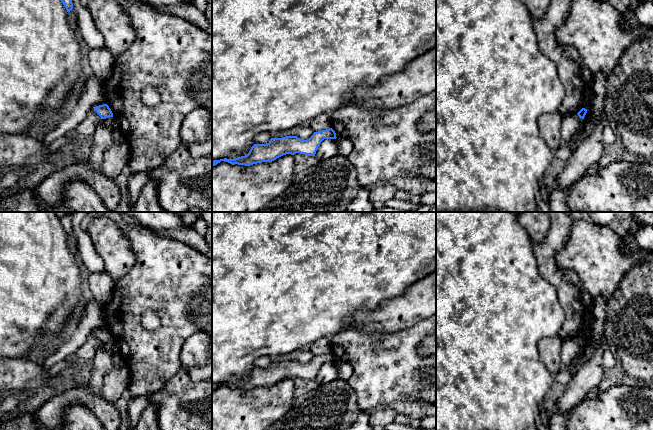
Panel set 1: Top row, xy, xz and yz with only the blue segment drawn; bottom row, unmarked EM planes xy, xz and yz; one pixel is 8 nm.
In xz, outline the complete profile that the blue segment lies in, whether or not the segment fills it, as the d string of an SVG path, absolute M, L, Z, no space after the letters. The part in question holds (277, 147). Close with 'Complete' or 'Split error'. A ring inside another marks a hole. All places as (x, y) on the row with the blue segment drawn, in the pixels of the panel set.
M332 128L314 132L307 140L297 136L286 136L282 138L271 138L267 144L254 144L249 153L235 159L220 159L212 161L212 167L221 161L230 164L250 166L262 162L272 162L277 158L296 153L315 156L318 147L324 139L336 139L336 133Z. Complete

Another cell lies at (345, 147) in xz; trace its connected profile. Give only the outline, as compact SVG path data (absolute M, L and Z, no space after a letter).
M336 138L338 155L348 157L353 151L352 142L345 138Z

